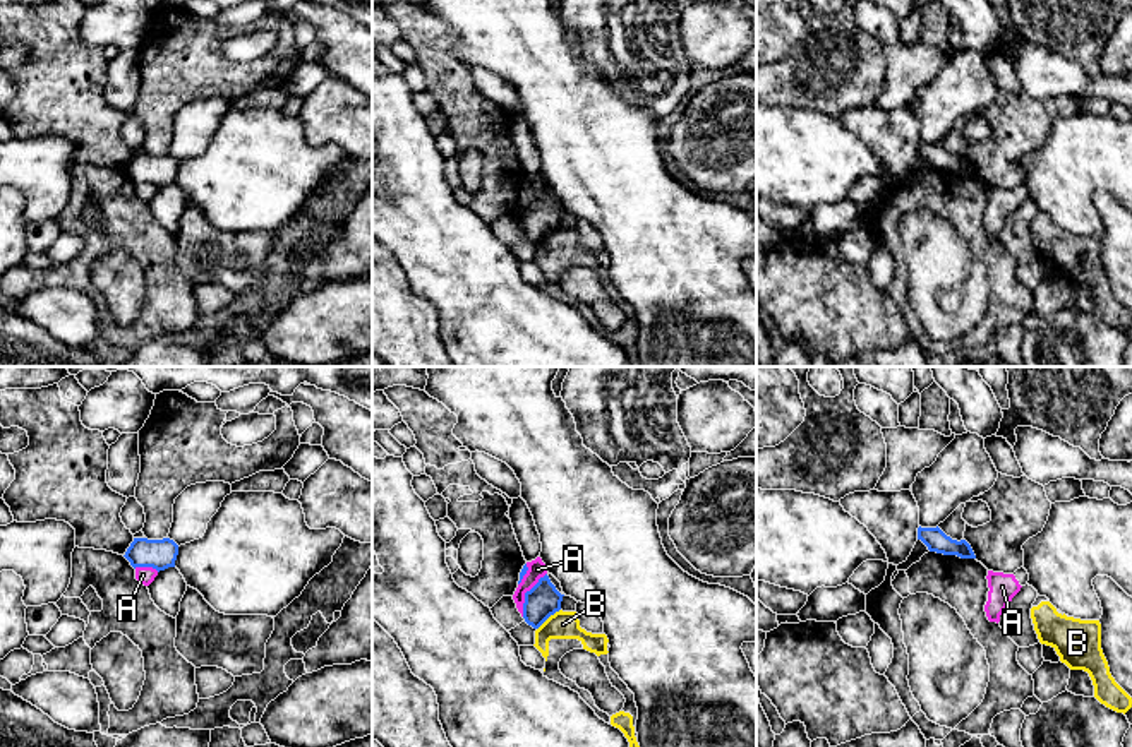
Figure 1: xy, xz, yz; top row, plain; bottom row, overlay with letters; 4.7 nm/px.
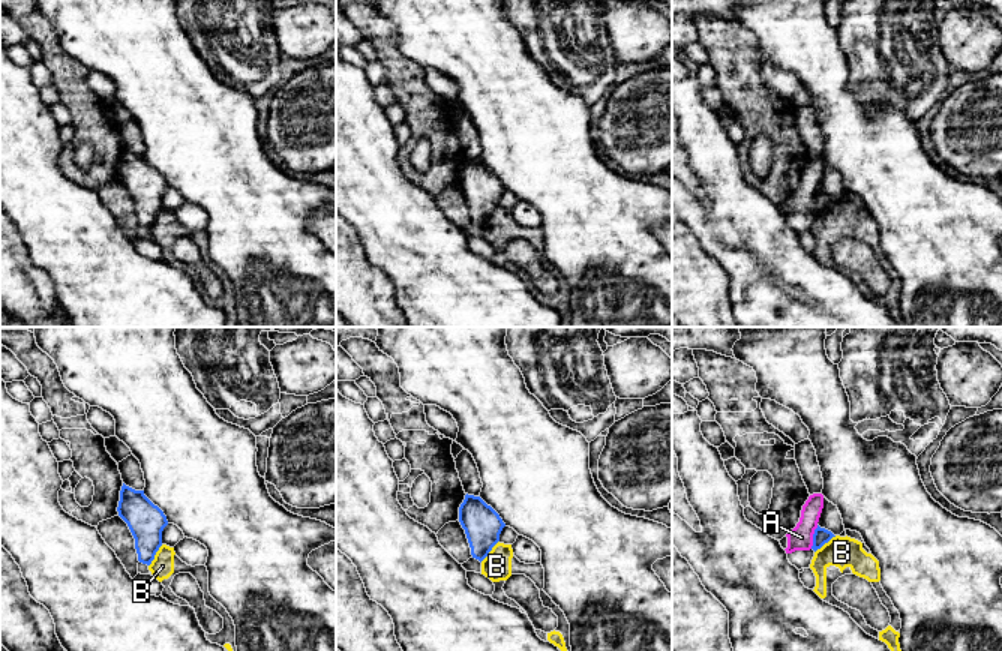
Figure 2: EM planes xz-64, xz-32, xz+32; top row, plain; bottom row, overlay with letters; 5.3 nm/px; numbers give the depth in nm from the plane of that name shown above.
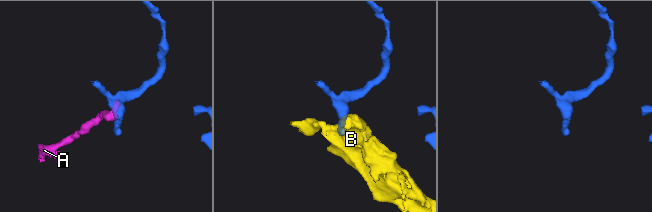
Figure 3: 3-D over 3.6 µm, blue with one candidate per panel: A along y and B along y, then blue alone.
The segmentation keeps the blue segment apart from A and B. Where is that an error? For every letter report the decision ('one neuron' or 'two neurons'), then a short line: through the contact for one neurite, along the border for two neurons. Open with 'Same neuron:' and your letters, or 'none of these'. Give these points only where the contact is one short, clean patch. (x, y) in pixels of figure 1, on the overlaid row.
Same neuron: none of these
A: two neurons | xz (546, 573), (525, 593), (522, 615)
B: two neurons | xz (559, 609), (537, 629)

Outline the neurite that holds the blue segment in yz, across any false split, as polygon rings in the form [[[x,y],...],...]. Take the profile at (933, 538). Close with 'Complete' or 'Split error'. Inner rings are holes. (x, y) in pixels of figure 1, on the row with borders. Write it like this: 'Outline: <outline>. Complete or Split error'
Outline: [[[938,526],[936,528],[918,528],[918,540],[921,540],[930,552],[943,555],[957,555],[960,559],[976,559],[971,545],[966,540],[952,540]]]. Complete

